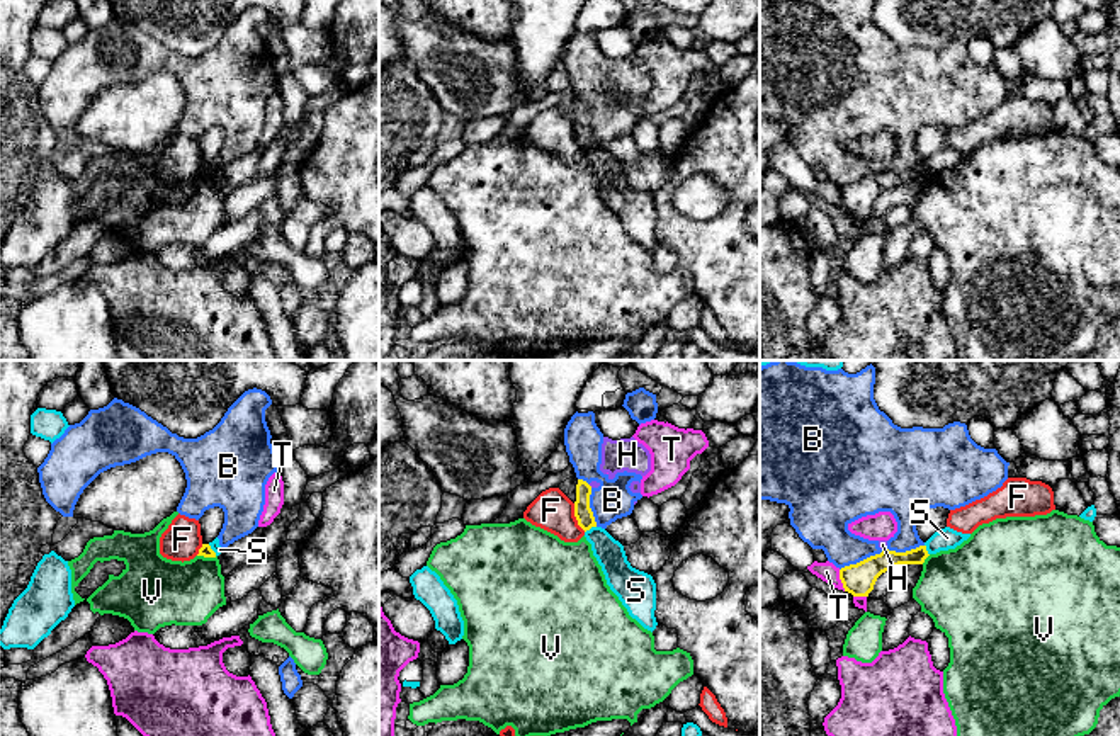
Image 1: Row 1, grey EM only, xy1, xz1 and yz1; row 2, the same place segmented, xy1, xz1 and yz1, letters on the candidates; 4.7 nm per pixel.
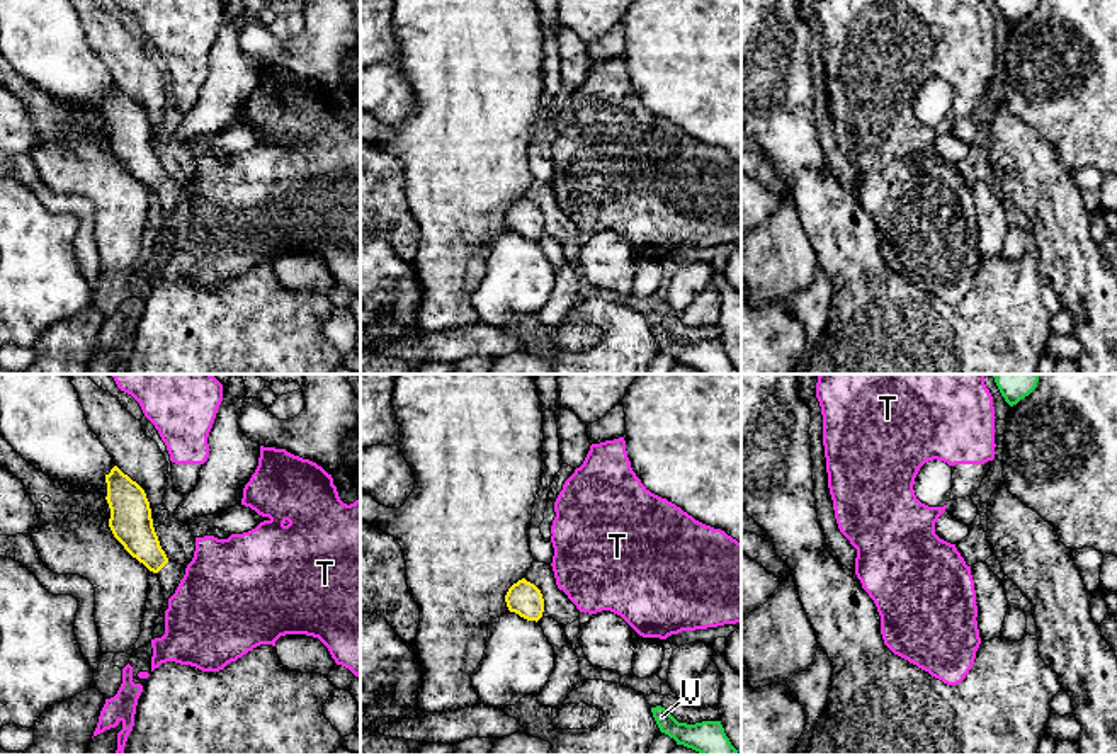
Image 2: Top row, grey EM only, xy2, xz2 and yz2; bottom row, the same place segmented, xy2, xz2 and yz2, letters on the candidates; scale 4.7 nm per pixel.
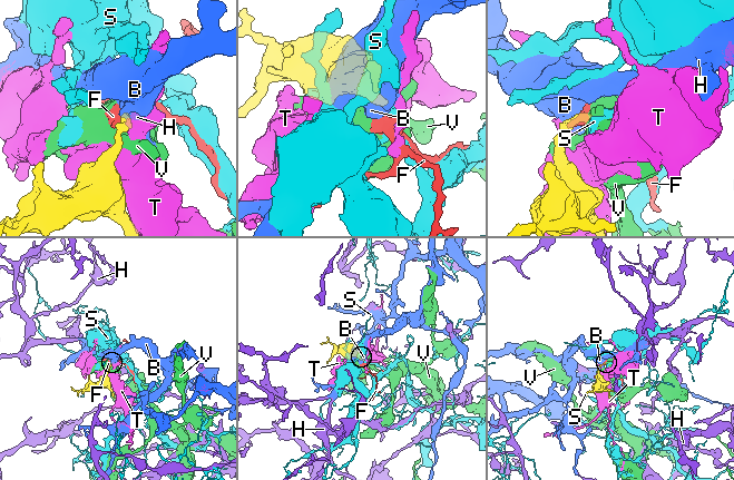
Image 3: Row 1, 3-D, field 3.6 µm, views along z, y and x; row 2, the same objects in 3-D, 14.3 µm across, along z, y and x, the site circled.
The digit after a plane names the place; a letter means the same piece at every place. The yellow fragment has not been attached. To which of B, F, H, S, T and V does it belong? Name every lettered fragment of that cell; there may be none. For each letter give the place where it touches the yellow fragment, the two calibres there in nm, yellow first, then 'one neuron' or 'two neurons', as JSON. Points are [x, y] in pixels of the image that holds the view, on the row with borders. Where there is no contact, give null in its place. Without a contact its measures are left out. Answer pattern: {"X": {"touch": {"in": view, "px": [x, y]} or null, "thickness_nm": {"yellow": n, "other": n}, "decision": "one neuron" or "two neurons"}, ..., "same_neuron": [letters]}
{"B": {"touch": {"in": "yz1", "px": [860, 561]}, "thickness_nm": {"yellow": 150, "other": 240}, "decision": "two neurons"}, "F": {"touch": {"in": "xz1", "px": [576, 517]}, "thickness_nm": {"yellow": 90, "other": 190}, "decision": "two neurons"}, "H": {"touch": {"in": "yz1", "px": [886, 549]}, "thickness_nm": {"yellow": 150, "other": 50}, "decision": "two neurons"}, "S": {"touch": {"in": "xz1", "px": [590, 527]}, "thickness_nm": {"yellow": 90, "other": 140}, "decision": "two neurons"}, "T": {"touch": {"in": "yz1", "px": [840, 578]}, "thickness_nm": {"yellow": 150, "other": 90}, "decision": "two neurons"}, "V": {"touch": {"in": "xy1", "px": [208, 556]}, "thickness_nm": {"yellow": 60, "other": 300}, "decision": "two neurons"}, "same_neuron": []}

